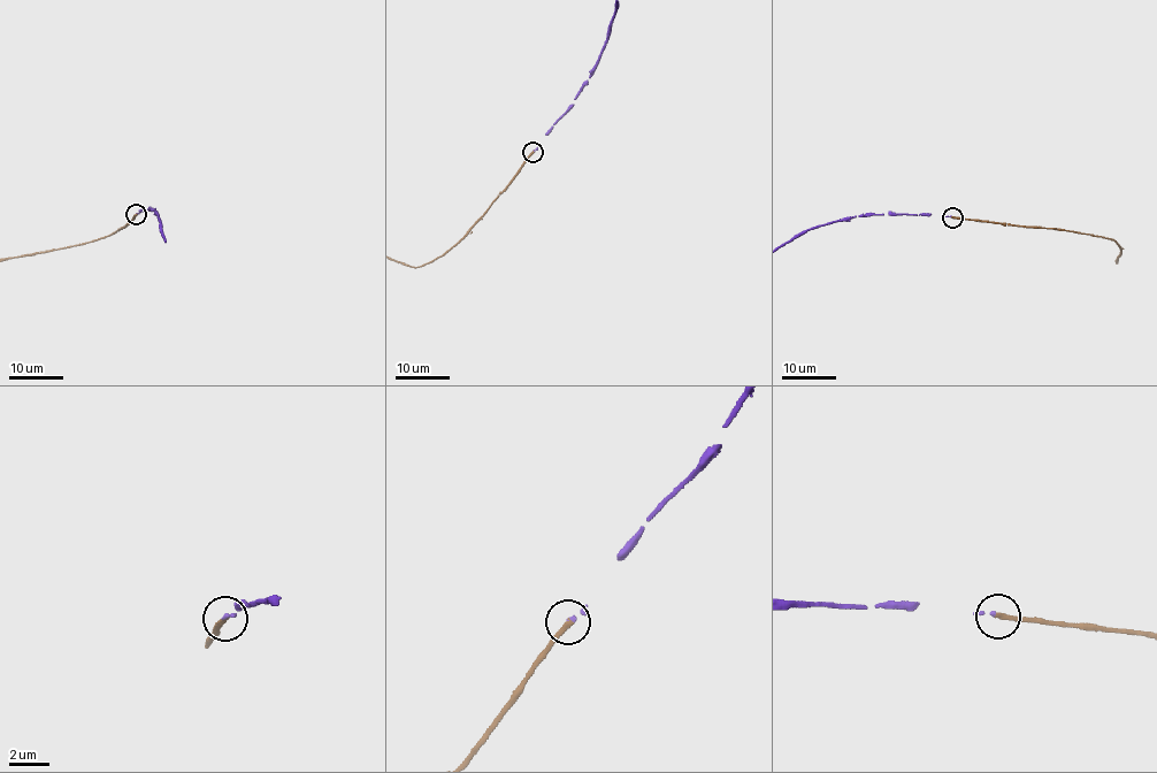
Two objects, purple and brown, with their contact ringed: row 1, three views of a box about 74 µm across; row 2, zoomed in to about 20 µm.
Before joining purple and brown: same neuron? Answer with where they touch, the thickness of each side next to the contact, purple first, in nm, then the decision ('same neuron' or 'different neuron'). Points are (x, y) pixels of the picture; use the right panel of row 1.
place (952, 217); calibres 150 and 240 nm; same neuron

